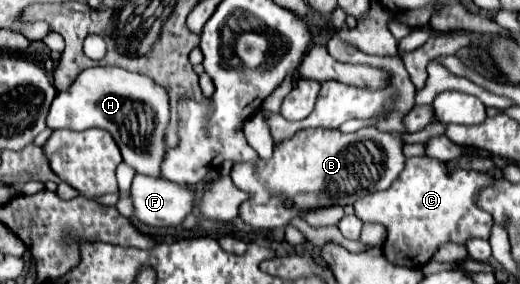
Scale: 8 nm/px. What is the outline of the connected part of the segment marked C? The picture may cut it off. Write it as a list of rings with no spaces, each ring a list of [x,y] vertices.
[[[410,157],[406,159],[406,167],[402,171],[402,175],[390,185],[390,189],[386,191],[376,191],[370,193],[362,199],[358,199],[358,203],[354,203],[356,215],[362,217],[364,221],[372,221],[372,223],[382,223],[388,229],[388,239],[384,243],[384,255],[390,263],[396,265],[406,265],[406,267],[422,267],[424,263],[428,263],[428,259],[432,257],[432,253],[442,245],[442,243],[464,243],[472,237],[480,237],[480,239],[488,239],[490,237],[490,227],[492,227],[492,215],[482,211],[478,207],[478,195],[484,187],[492,185],[492,175],[488,173],[480,173],[480,171],[466,171],[466,169],[454,169],[448,171],[444,161],[432,159],[432,157]]]

